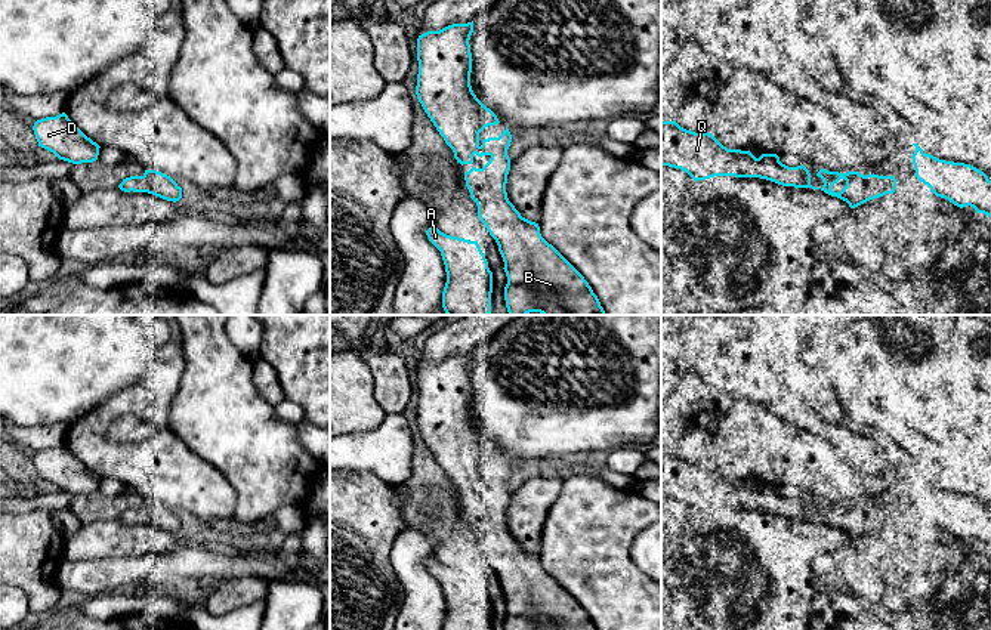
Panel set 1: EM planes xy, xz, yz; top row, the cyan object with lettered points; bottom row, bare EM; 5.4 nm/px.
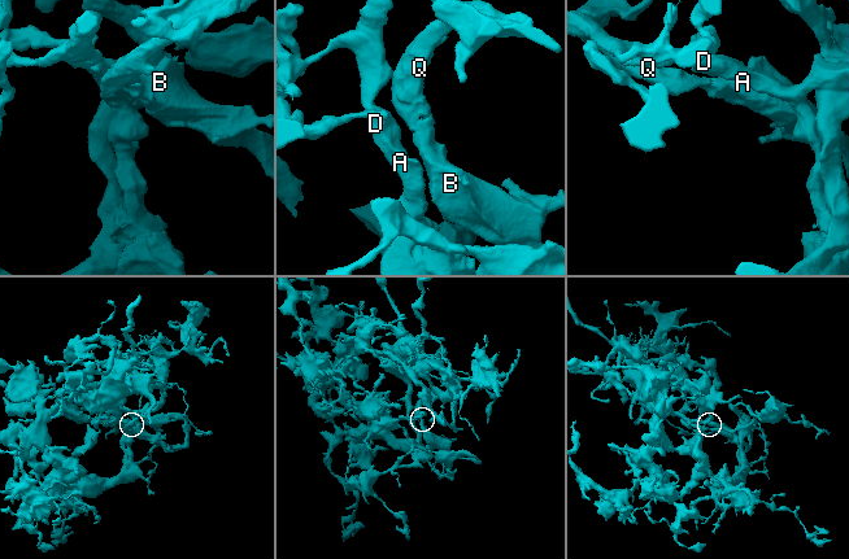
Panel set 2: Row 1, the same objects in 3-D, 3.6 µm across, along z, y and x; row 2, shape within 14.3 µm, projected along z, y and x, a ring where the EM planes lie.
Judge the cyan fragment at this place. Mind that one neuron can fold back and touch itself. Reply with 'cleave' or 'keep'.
keep

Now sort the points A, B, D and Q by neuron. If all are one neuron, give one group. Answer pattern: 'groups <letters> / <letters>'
groups A B D Q

